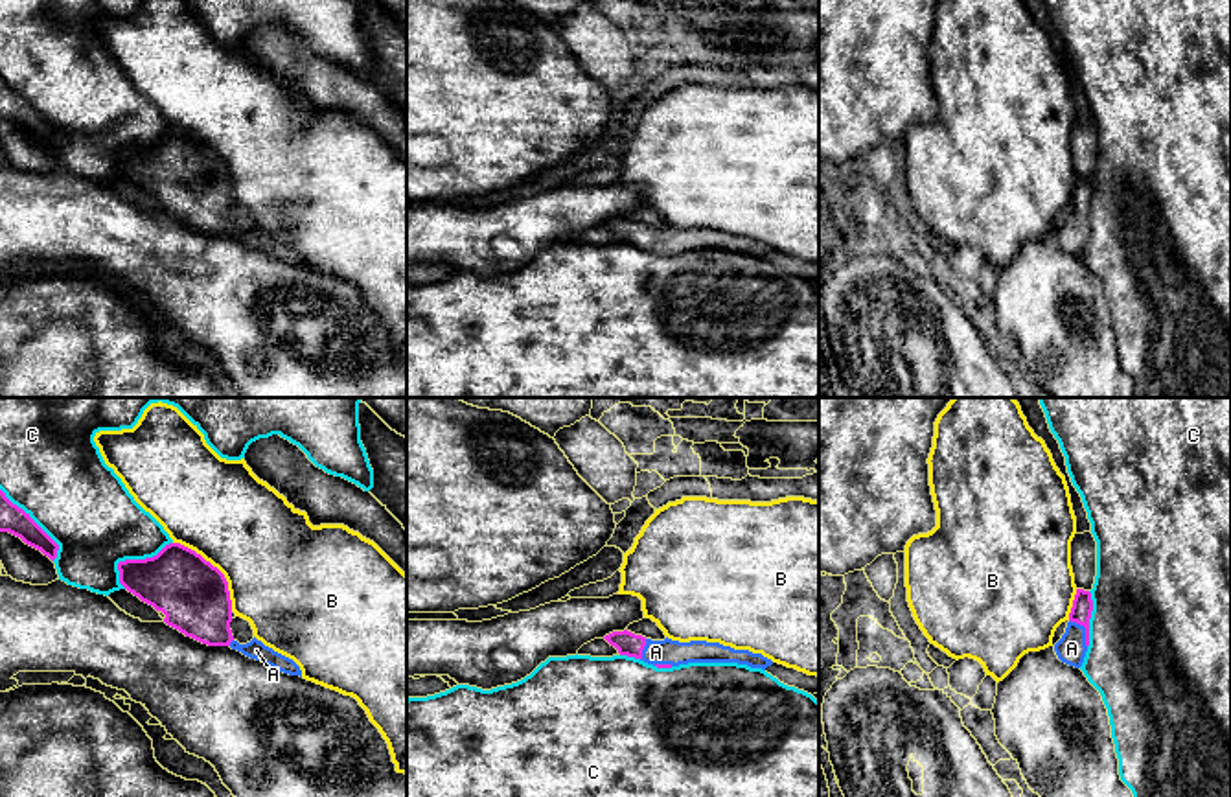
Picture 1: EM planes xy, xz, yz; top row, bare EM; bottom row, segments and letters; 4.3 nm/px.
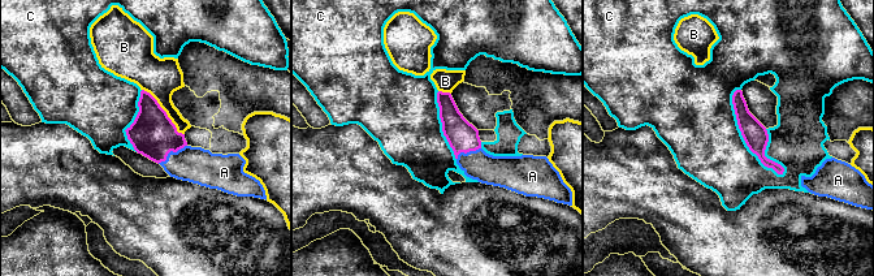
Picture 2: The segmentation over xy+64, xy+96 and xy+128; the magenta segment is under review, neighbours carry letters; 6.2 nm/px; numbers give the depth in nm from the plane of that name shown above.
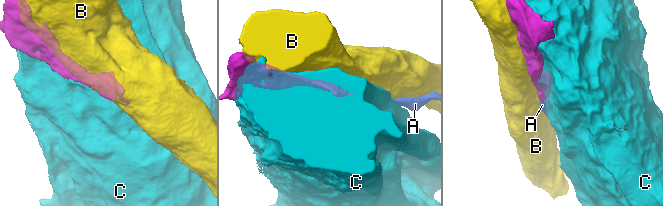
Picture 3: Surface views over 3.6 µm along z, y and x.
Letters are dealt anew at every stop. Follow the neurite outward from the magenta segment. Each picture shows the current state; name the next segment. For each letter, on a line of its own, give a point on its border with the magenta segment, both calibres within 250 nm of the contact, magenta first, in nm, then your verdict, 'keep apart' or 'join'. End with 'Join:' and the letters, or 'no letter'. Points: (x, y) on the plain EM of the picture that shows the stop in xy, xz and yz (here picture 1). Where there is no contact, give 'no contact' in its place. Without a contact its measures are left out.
A: yz (1086, 218) | 90/130 nm | join
B: xy (216, 155) | 300/440 nm | keep apart
C: xy (135, 148) | 300/380 nm | keep apart
Join: A

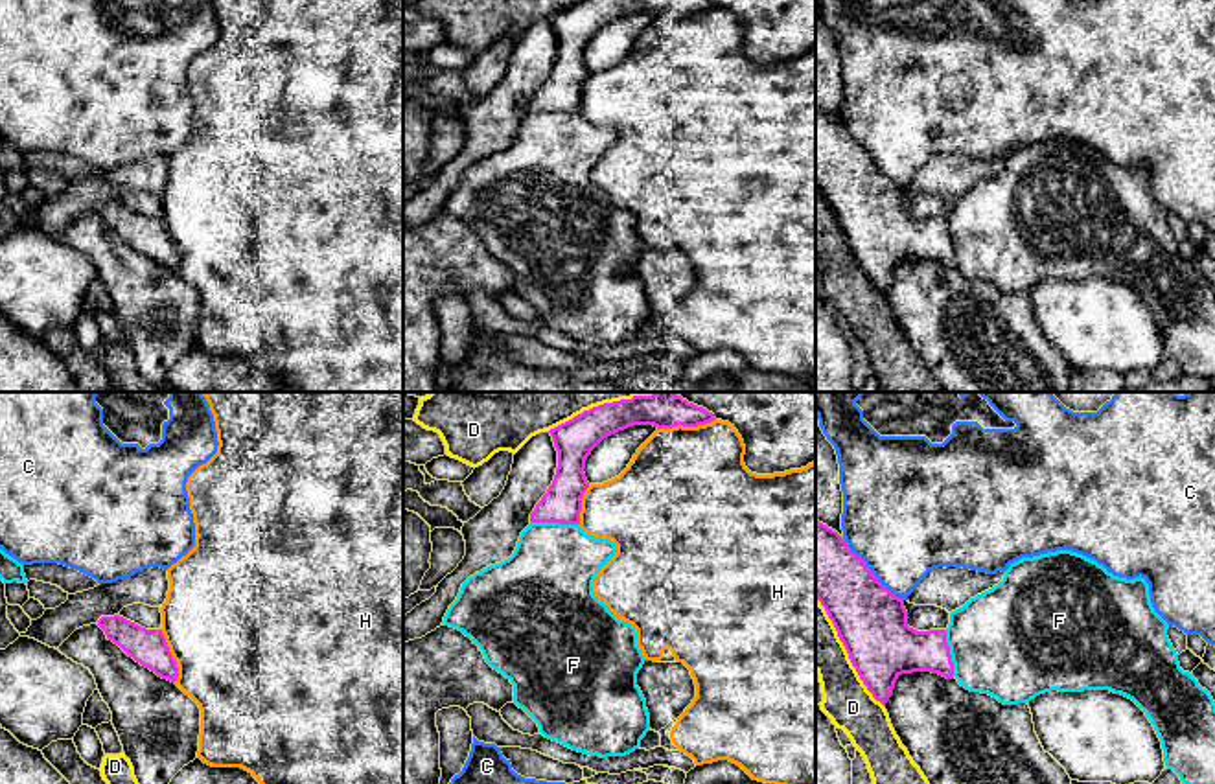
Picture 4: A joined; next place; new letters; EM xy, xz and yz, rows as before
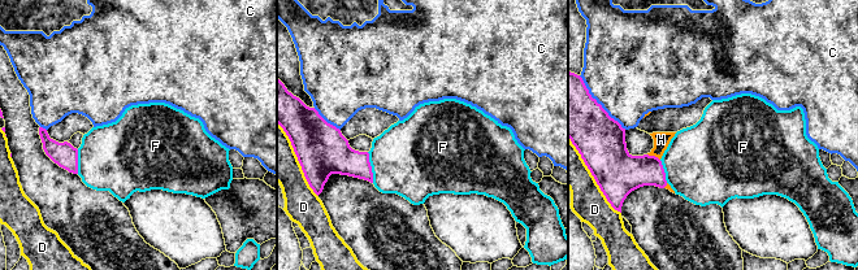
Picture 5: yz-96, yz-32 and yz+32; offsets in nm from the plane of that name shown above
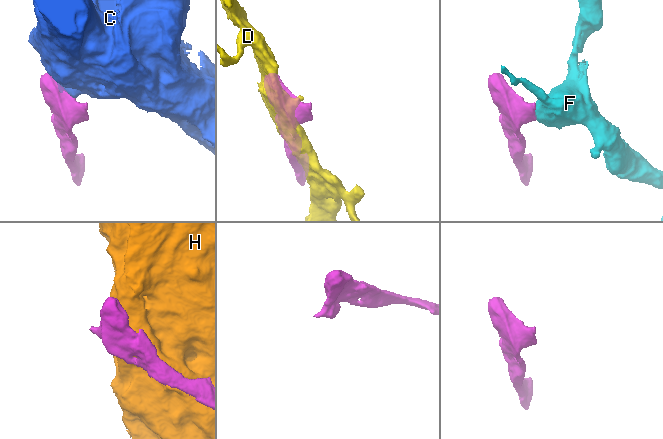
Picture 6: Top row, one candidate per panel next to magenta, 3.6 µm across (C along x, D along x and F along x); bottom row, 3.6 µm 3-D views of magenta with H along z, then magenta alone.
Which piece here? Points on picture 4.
C: yz (869, 159) | 320/460 nm | keep apart
D: yz (847, 240) | 320/200 nm | keep apart
F: xz (555, 109) | 170/380 nm | keep apart
H: xz (685, 13) | 80/500 nm | keep apart
Join: no letter

